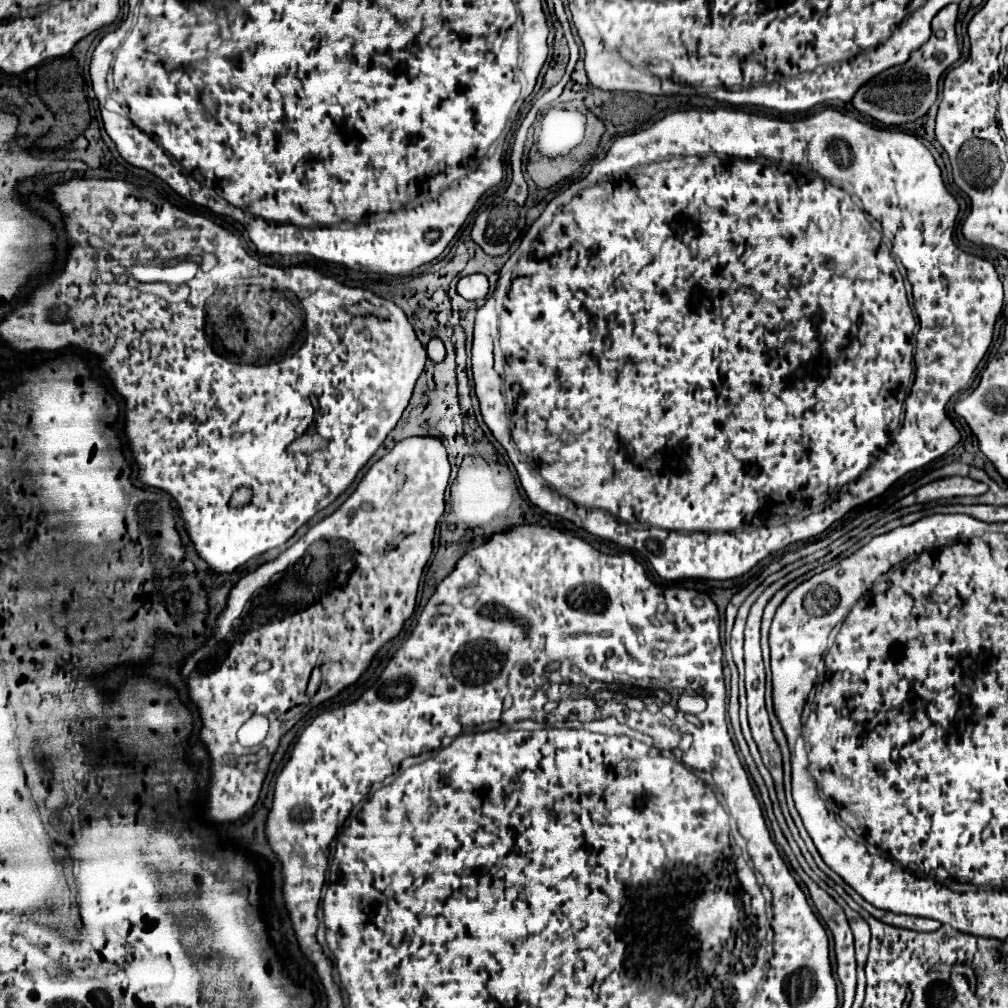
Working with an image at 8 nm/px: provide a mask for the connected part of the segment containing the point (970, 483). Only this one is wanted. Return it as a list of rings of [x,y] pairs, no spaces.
[[[951,476],[951,478],[929,482],[919,490],[915,490],[915,502],[931,502],[931,500],[951,498],[951,496],[979,496],[985,492],[987,492],[987,486],[973,478]]]

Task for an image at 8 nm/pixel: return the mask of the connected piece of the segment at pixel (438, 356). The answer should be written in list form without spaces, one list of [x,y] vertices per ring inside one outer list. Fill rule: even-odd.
[[[433,338],[429,344],[427,344],[427,354],[429,354],[429,360],[433,362],[443,362],[445,360],[445,346],[439,338]]]

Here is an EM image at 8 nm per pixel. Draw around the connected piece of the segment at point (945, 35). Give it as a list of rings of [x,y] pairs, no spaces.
[[[957,4],[945,6],[935,18],[933,18],[933,34],[931,38],[917,48],[911,58],[901,64],[893,66],[881,74],[877,74],[873,80],[865,82],[853,96],[851,104],[871,118],[883,122],[883,124],[903,124],[913,122],[927,114],[927,110],[937,100],[939,90],[939,78],[941,74],[959,60],[959,44],[955,34],[955,22],[957,22]]]

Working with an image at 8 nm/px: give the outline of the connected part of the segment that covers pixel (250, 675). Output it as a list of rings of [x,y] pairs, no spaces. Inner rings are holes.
[[[407,438],[399,442],[389,454],[377,460],[367,476],[359,482],[357,490],[343,502],[343,506],[315,524],[301,540],[297,540],[291,548],[287,548],[277,560],[259,566],[255,572],[243,576],[237,586],[231,590],[227,608],[217,620],[215,636],[197,650],[181,668],[183,678],[189,684],[191,698],[199,706],[203,728],[201,740],[207,744],[213,756],[213,780],[209,788],[209,810],[207,814],[213,820],[229,822],[247,814],[261,794],[261,784],[267,776],[273,754],[279,748],[281,736],[293,728],[295,720],[283,722],[281,716],[293,706],[303,706],[305,710],[325,702],[329,690],[329,698],[335,698],[347,686],[355,684],[361,674],[369,668],[373,656],[379,652],[383,644],[393,640],[405,620],[415,610],[415,598],[419,580],[427,560],[433,550],[433,536],[437,522],[445,510],[445,488],[449,482],[449,460],[443,444],[435,438]],[[403,462],[403,476],[397,474],[397,464]],[[397,534],[403,534],[401,544],[397,548],[387,550],[389,540]],[[259,660],[269,660],[271,668],[267,672],[253,672],[253,666]],[[319,666],[323,672],[323,680],[313,698],[305,694],[311,670]],[[263,690],[267,690],[267,702],[263,710]],[[253,714],[267,716],[271,726],[267,738],[255,748],[241,748],[237,742],[237,730],[243,726],[247,718]],[[227,754],[233,754],[235,760],[225,760]]]

